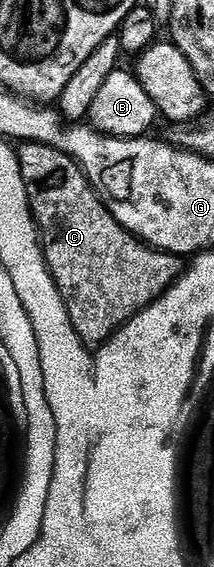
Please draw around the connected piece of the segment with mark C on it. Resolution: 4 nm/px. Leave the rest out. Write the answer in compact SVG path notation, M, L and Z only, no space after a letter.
M37 143L17 145L16 151L26 194L30 198L30 211L34 214L34 223L40 237L42 255L46 258L46 267L50 269L50 276L58 293L62 295L78 337L87 346L101 346L114 335L114 320L128 321L146 309L142 304L142 264L146 264L150 272L154 272L154 268L158 268L158 272L166 272L166 280L174 280L174 268L184 268L184 264L179 257L151 248L133 236L127 228L120 226L74 157L65 155L53 143Z

